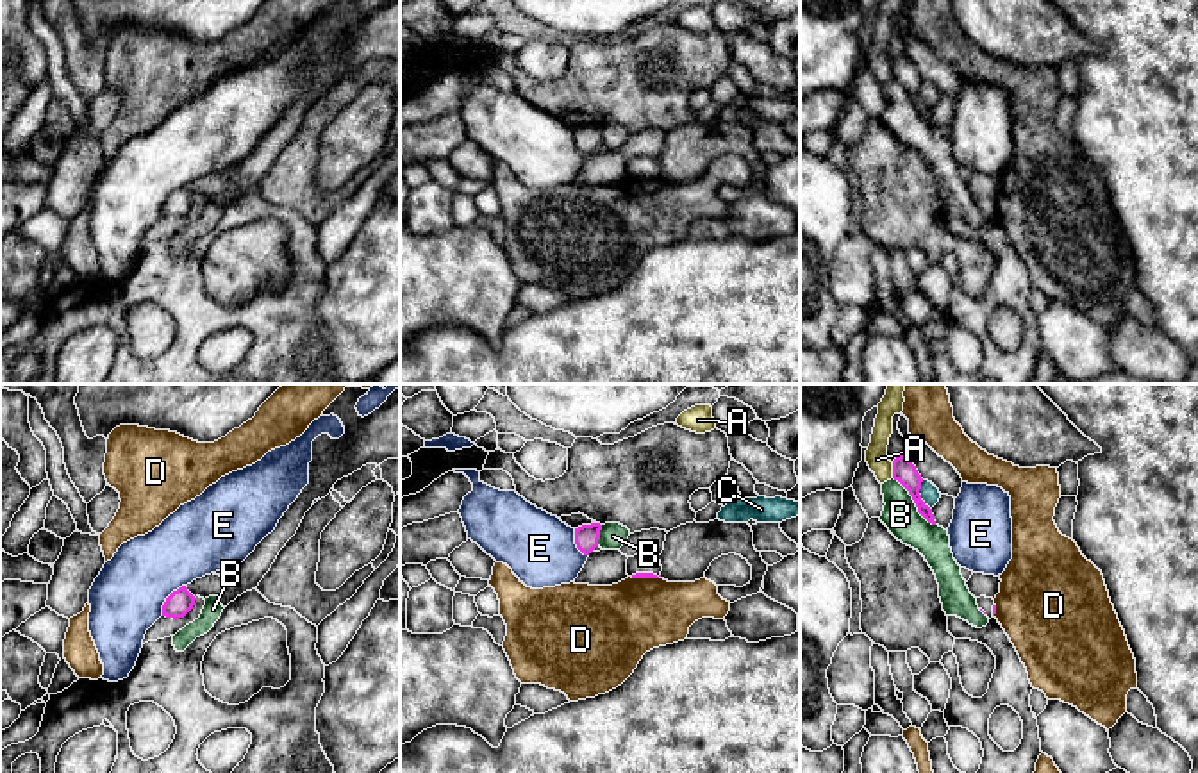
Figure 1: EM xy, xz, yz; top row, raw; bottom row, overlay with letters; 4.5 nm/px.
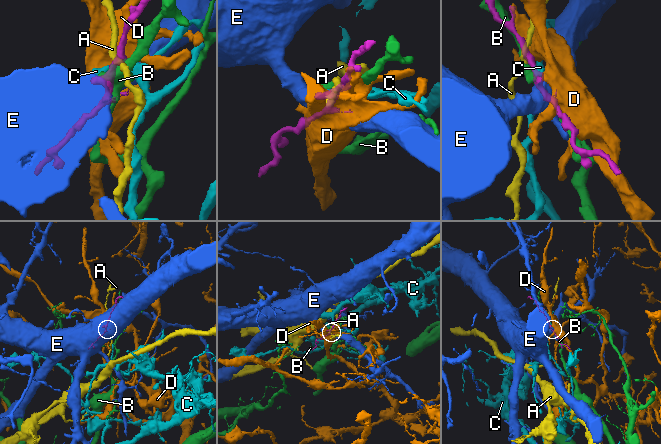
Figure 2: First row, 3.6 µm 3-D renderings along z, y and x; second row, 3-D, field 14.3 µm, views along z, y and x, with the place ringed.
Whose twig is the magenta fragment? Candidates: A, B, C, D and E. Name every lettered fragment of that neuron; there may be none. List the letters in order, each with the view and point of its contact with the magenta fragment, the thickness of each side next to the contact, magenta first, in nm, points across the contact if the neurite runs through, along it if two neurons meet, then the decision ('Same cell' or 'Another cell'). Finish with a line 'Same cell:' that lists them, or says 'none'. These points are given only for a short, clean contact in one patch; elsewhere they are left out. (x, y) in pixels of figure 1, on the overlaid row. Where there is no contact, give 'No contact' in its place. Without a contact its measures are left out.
A: Touches magenta at yz (893, 470). Thickness 100 nm (magenta) against 100 nm. Boundary: yz (891, 463), (893, 477). Another cell
B: Touches magenta at yz (915, 502). Thickness 100 nm (magenta) against 160 nm. Another cell
C: Touches magenta at yz (920, 495). Thickness 100 nm (magenta) against 90 nm. Boundary: yz (922, 481), (922, 500), (931, 509). Another cell
D: Touches magenta at xz (645, 577). Thickness 30 nm (magenta) against 360 nm. Another cell
E: Touches magenta at xy (166, 598). Thickness 110 nm (magenta) against 320 nm. Another cell
Same cell: none

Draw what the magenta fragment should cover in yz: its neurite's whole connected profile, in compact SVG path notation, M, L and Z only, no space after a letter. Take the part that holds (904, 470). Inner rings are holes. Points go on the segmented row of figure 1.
M905 453L893 461L893 478L898 480L909 491L918 507L918 512L928 523L936 525L932 509L921 500L919 495L923 478L918 473L916 466L905 457Z

